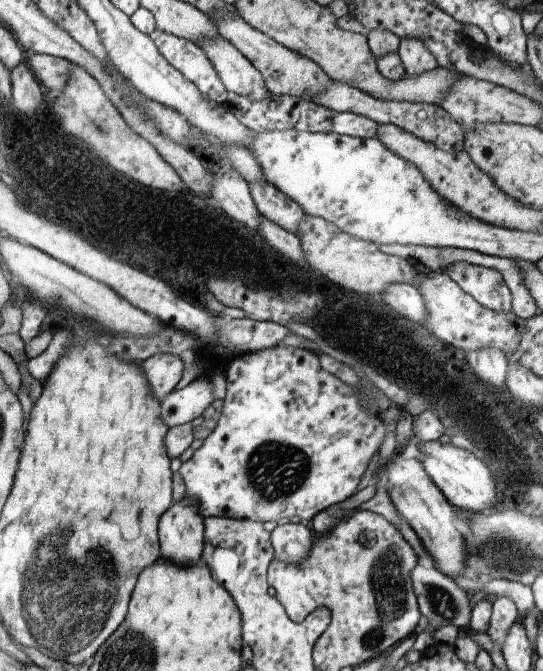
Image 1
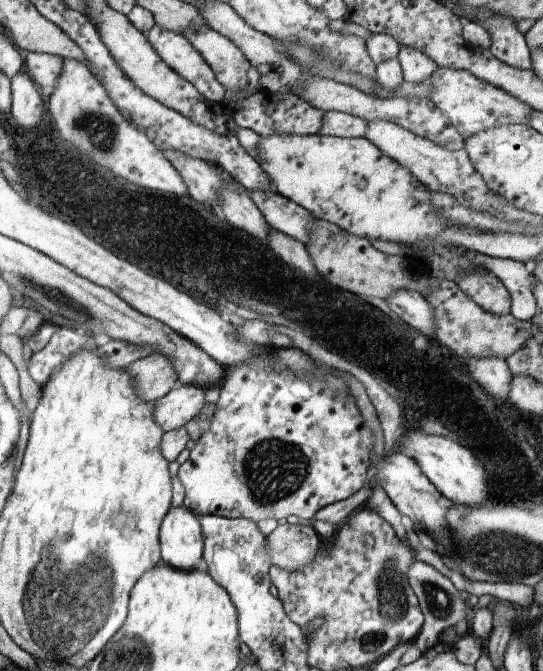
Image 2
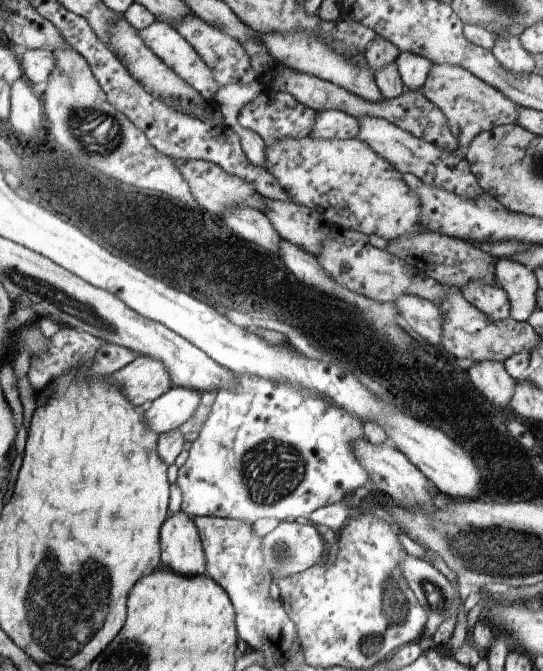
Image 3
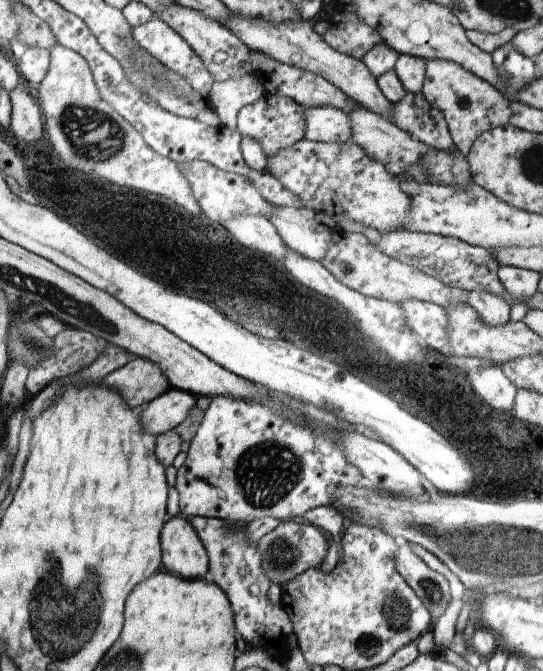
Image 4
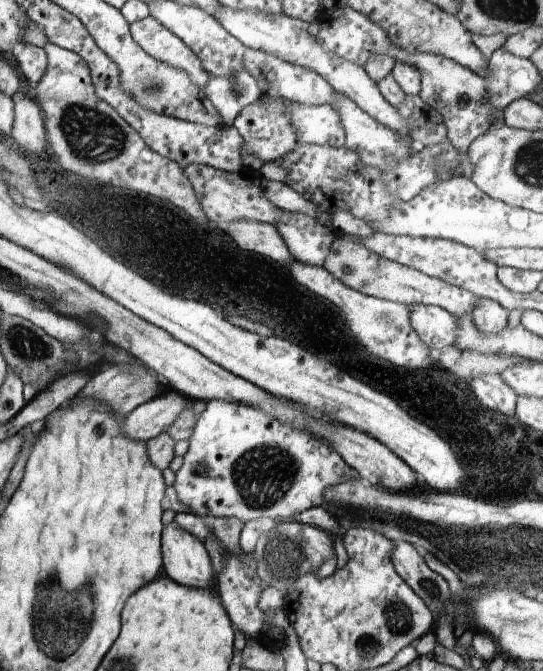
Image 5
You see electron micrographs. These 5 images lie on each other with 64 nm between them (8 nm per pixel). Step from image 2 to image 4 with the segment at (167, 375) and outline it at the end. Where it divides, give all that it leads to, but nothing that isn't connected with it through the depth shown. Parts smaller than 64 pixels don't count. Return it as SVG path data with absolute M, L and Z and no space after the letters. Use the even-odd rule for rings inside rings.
M140 357L130 360L107 374L100 384L118 391L132 407L144 407L172 386L162 369L151 360Z

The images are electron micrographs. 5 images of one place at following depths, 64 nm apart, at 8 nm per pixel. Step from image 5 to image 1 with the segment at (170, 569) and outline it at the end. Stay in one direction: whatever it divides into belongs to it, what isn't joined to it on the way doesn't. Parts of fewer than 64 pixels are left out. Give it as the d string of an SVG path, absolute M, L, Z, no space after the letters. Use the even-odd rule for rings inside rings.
M188 498L175 502L161 516L161 549L164 560L179 565L202 563L205 548L205 519Z

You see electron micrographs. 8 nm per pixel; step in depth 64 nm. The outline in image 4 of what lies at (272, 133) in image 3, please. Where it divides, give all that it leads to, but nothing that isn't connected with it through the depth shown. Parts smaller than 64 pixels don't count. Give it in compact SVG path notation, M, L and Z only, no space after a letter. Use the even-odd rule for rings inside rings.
M266 92L256 102L246 105L238 112L236 127L243 135L256 139L262 145L268 159L271 160L278 152L290 148L304 138L306 124L304 106L290 97Z

